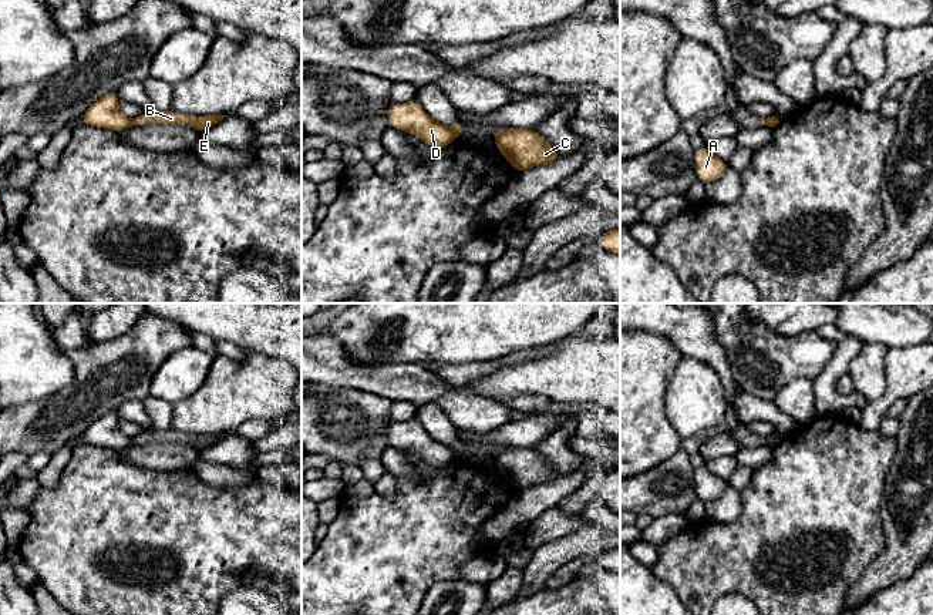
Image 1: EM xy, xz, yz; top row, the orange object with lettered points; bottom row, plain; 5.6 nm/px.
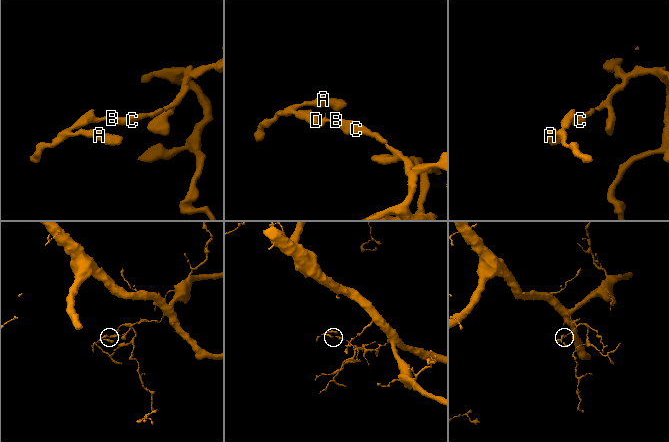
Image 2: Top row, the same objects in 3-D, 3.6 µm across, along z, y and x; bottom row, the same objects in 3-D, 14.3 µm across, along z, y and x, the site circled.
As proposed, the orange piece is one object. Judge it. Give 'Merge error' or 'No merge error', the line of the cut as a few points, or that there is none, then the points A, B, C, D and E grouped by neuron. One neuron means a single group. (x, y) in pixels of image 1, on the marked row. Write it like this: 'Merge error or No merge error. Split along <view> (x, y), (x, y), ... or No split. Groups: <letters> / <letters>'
Merge error. Split along xy (131, 118), (134, 124). Groups: A D / B C E

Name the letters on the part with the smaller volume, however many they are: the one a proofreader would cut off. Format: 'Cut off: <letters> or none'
Cut off: A, D

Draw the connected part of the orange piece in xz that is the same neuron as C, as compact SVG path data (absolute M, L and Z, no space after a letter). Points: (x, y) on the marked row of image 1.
M499 128L494 132L494 141L516 172L538 165L548 165L562 158L562 155L532 128Z

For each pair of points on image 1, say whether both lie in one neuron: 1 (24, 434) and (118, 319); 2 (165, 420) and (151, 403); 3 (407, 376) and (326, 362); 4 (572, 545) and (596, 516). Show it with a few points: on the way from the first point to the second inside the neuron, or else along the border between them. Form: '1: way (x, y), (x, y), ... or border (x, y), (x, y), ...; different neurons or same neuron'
1: border (131, 329), (115, 338), (93, 343); different neurons
2: way (161, 416), (154, 407); same neuron
3: way (387, 376), (356, 376), (346, 373); same neuron
4: border (593, 521), (605, 526); different neurons

